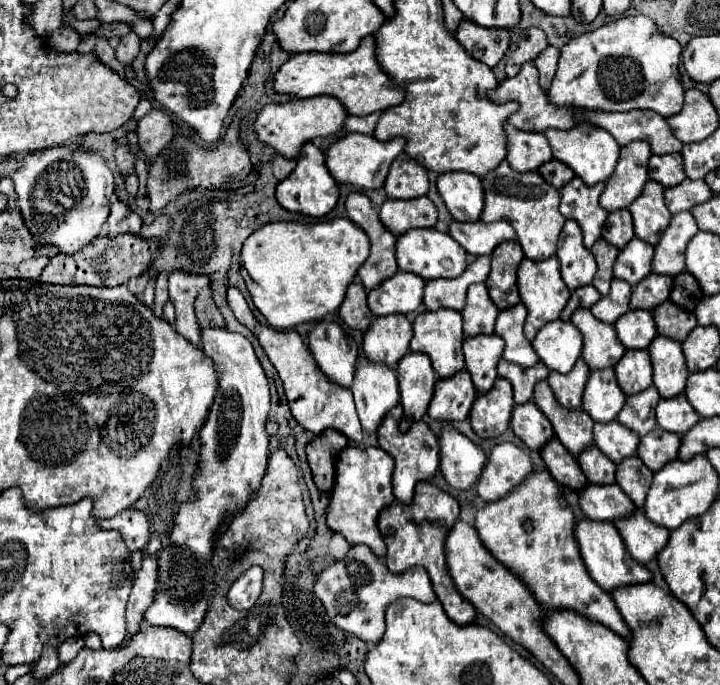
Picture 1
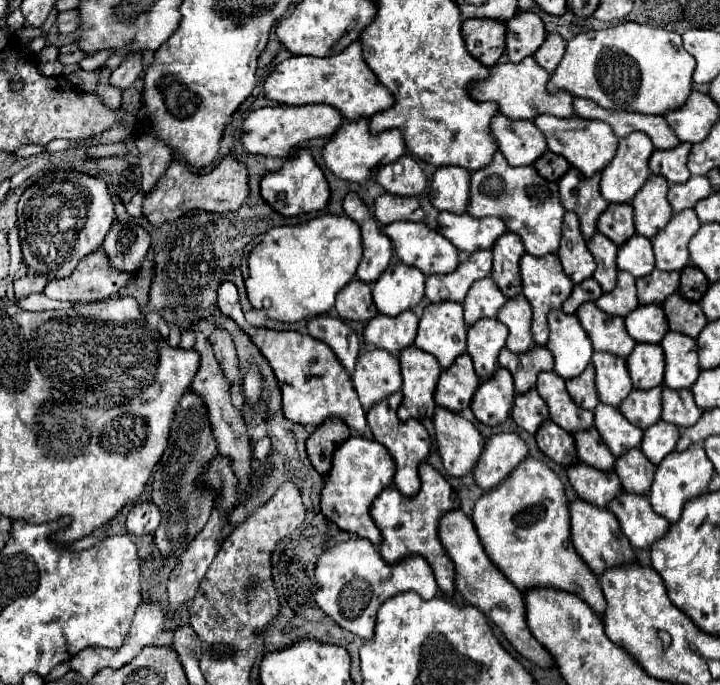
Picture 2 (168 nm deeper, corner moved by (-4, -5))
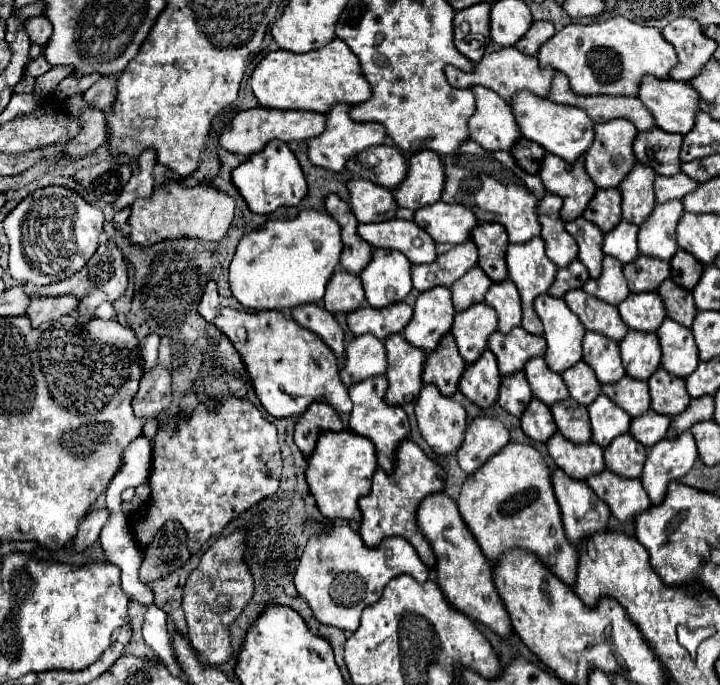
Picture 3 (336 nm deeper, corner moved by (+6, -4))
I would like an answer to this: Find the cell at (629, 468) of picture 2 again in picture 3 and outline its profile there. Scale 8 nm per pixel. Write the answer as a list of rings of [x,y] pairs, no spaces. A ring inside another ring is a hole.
[[[626,433],[604,449],[604,461],[608,471],[626,479],[638,479],[646,461],[646,449]]]

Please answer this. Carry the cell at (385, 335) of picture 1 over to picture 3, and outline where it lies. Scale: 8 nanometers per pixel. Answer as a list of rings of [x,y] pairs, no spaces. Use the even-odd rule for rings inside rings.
[[[396,303],[384,309],[360,307],[348,313],[348,327],[354,335],[372,333],[380,341],[384,341],[388,335],[402,333],[404,327],[410,323],[410,317],[412,307],[408,307],[406,303]]]

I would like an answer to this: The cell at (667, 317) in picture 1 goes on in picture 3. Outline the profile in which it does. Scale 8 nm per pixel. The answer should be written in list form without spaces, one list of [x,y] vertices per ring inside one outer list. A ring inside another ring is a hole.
[[[672,279],[664,281],[664,285],[660,285],[658,289],[664,307],[666,307],[666,315],[672,321],[678,321],[684,327],[692,327],[694,317],[698,313],[694,301],[692,301],[692,293],[686,289],[680,289]]]

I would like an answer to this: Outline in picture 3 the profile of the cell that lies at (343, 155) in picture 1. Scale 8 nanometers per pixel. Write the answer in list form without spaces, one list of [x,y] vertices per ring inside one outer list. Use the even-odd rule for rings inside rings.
[[[344,103],[334,105],[332,111],[326,115],[326,119],[328,121],[326,121],[324,133],[318,135],[316,139],[308,141],[308,157],[318,167],[324,167],[324,169],[334,171],[334,173],[342,173],[346,169],[348,159],[356,157],[358,153],[362,153],[362,151],[366,151],[370,147],[376,147],[376,145],[384,143],[384,137],[386,137],[384,125],[380,125],[380,123],[360,125],[360,123],[352,121],[350,119],[350,105],[344,105]]]

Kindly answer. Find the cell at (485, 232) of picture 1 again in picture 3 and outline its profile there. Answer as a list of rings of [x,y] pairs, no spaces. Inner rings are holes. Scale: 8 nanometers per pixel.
[[[444,201],[418,209],[414,221],[436,243],[450,245],[460,245],[472,239],[472,229],[480,223],[470,209],[464,209],[464,205],[448,205]]]

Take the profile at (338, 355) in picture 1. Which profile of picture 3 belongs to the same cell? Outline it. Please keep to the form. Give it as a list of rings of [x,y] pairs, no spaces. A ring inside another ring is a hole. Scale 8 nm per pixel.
[[[300,305],[300,309],[292,311],[292,319],[302,325],[304,329],[316,333],[336,357],[344,353],[344,331],[338,321],[320,305]]]

